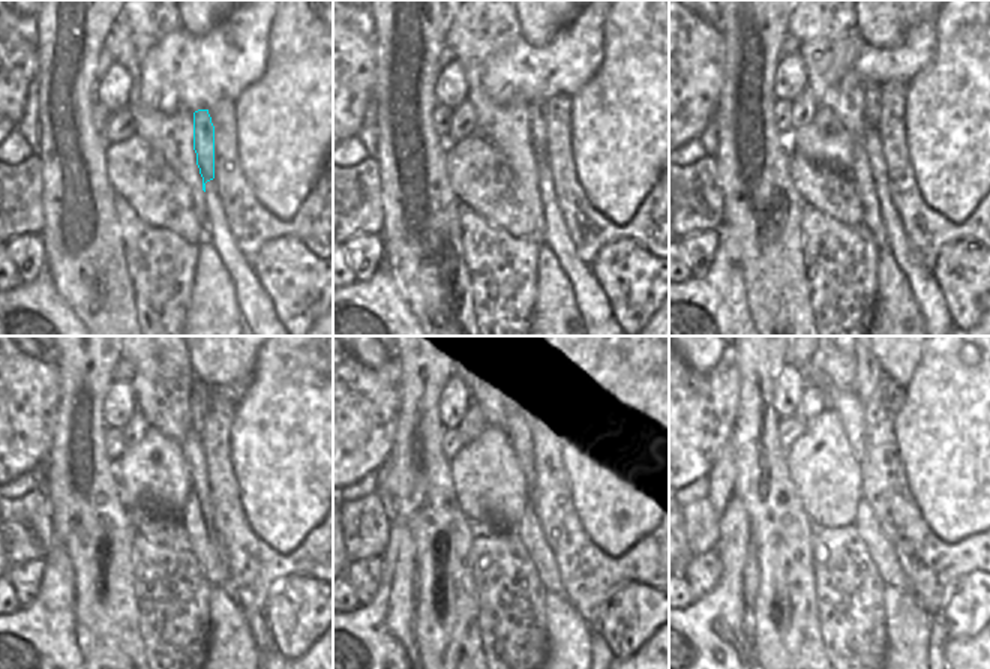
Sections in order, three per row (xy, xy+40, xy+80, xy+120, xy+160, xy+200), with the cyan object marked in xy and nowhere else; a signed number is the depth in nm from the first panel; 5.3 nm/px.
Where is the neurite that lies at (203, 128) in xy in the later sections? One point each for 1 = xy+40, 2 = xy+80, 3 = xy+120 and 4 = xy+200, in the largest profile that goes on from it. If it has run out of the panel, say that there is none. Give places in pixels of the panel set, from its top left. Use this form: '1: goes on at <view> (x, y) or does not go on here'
1: goes on at xy+40 (537, 125)
2: goes on at xy+80 (872, 92)
3: goes on at xy+120 (200, 392)
4: goes on at xy+200 (869, 371)

